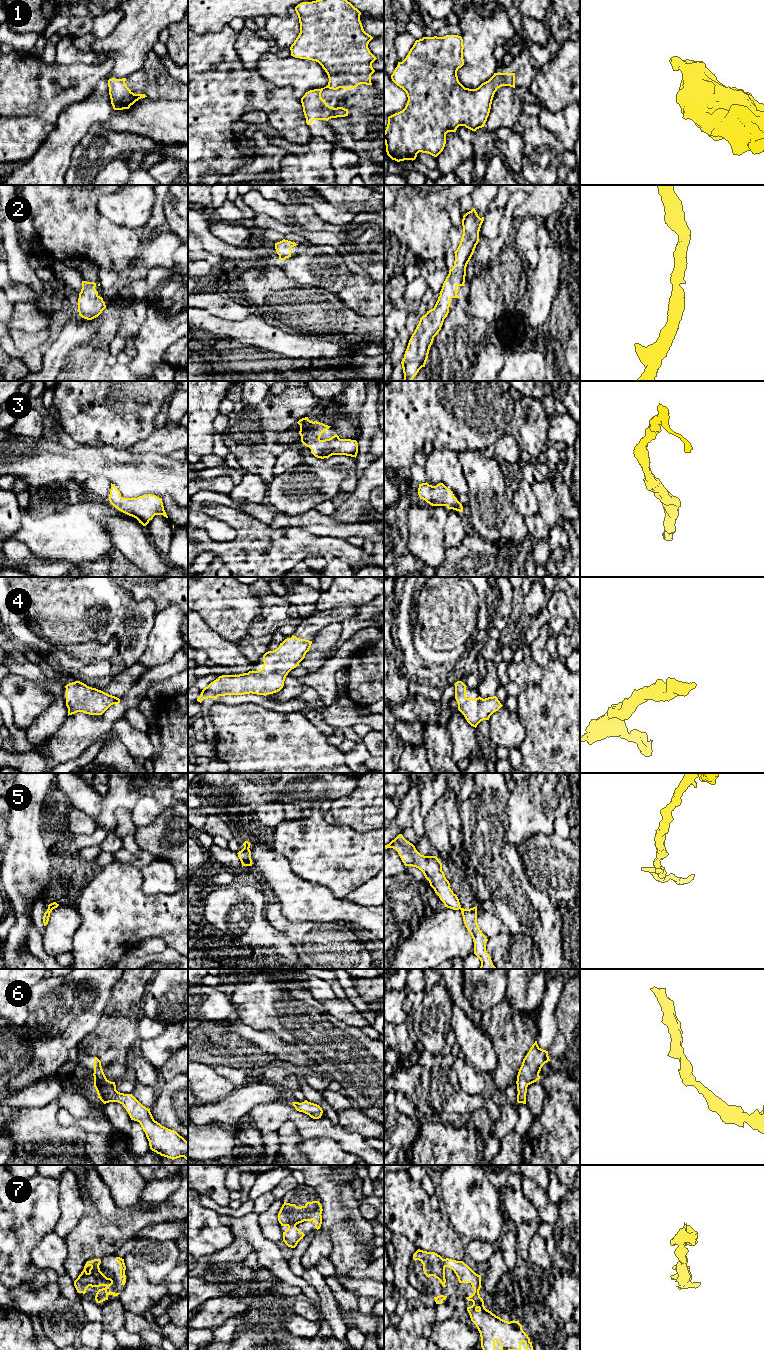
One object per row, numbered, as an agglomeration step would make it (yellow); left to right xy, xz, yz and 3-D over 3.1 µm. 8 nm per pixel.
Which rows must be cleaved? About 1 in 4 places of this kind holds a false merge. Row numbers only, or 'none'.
none

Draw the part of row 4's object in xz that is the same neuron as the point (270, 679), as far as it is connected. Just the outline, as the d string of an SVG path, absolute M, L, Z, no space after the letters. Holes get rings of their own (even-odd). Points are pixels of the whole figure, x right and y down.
M292 635L279 647L263 655L263 667L239 675L222 675L205 687L197 701L225 695L269 695L280 691L288 673L299 666L311 647L312 641Z

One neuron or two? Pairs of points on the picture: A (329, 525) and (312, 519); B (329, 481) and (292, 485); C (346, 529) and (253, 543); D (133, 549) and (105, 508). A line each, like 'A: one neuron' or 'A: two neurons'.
A: one neuron
B: one neuron
C: two neurons
D: one neuron

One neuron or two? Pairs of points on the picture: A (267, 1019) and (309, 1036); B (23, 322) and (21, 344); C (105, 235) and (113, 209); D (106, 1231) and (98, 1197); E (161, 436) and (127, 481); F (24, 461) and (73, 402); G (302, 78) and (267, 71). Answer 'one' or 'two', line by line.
A: one
B: one
C: two
D: two
E: two
F: two
G: one

